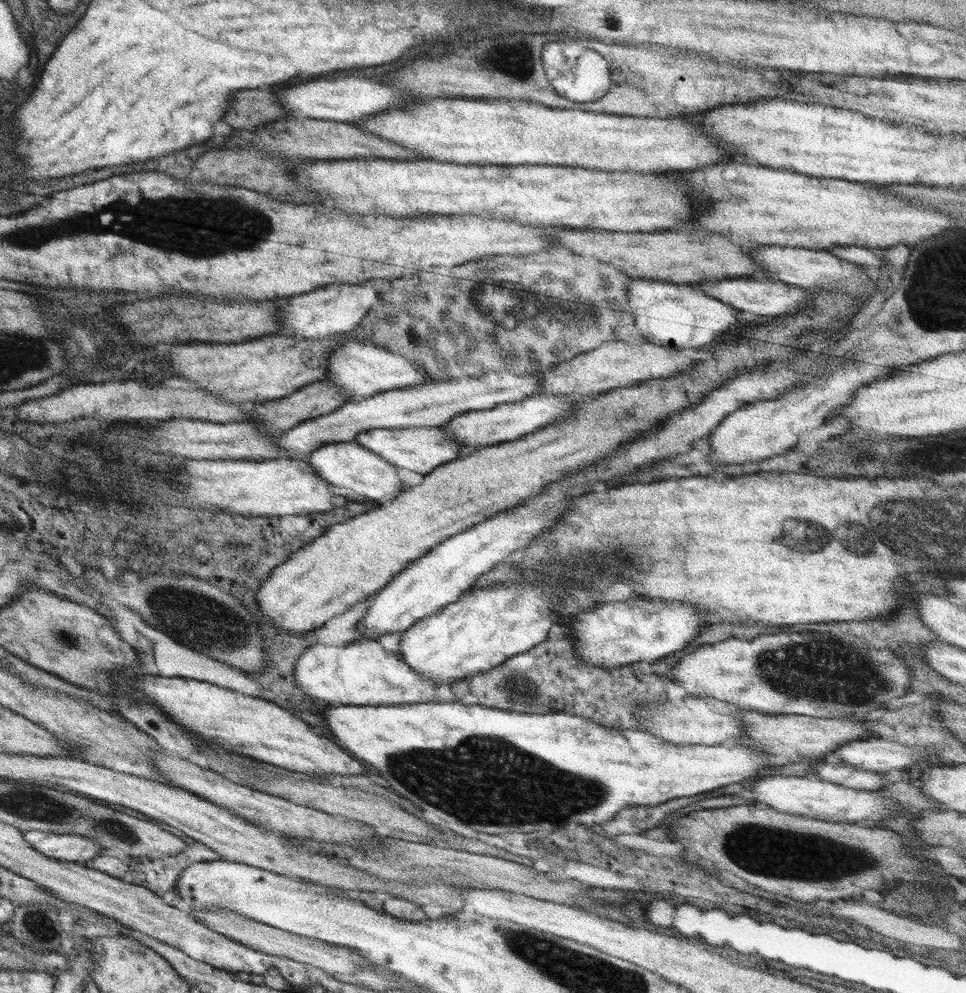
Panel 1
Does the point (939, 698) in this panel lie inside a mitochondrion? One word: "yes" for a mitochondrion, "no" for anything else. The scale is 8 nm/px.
no

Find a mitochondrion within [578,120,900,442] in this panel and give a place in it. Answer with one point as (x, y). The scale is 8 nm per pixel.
(815, 331)

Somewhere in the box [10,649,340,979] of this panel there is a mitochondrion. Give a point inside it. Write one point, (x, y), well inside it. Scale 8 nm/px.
(38, 924)

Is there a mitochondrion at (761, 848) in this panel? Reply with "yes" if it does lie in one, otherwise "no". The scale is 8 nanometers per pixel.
yes

